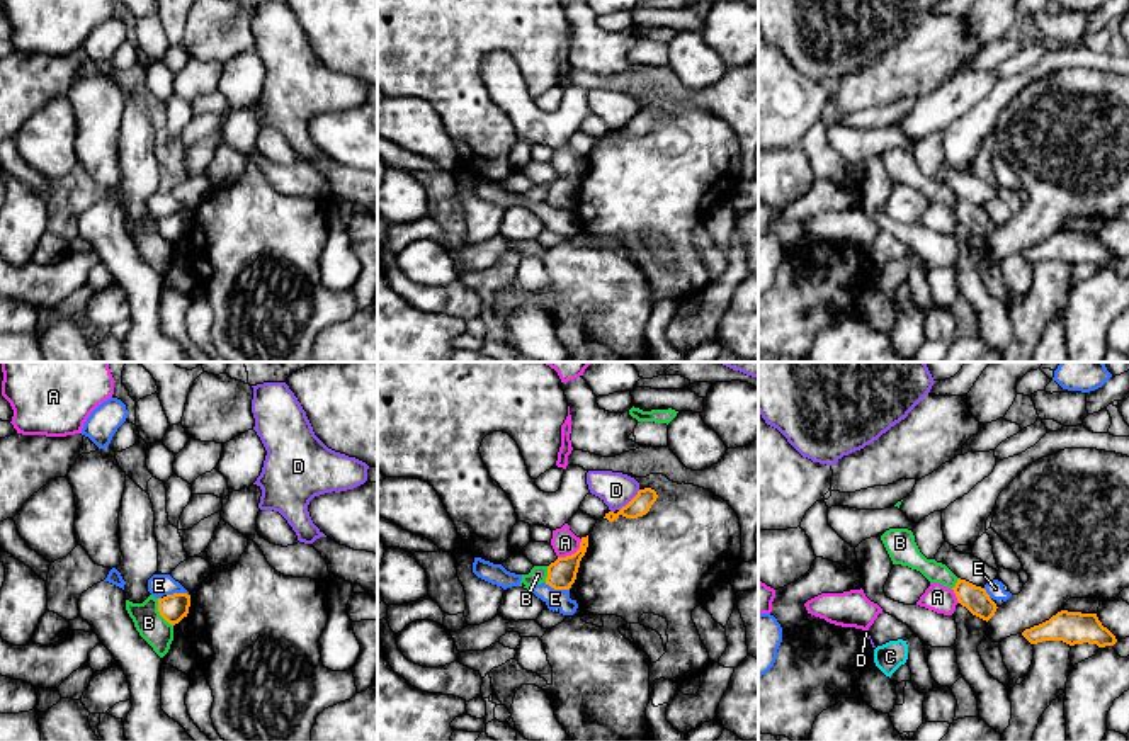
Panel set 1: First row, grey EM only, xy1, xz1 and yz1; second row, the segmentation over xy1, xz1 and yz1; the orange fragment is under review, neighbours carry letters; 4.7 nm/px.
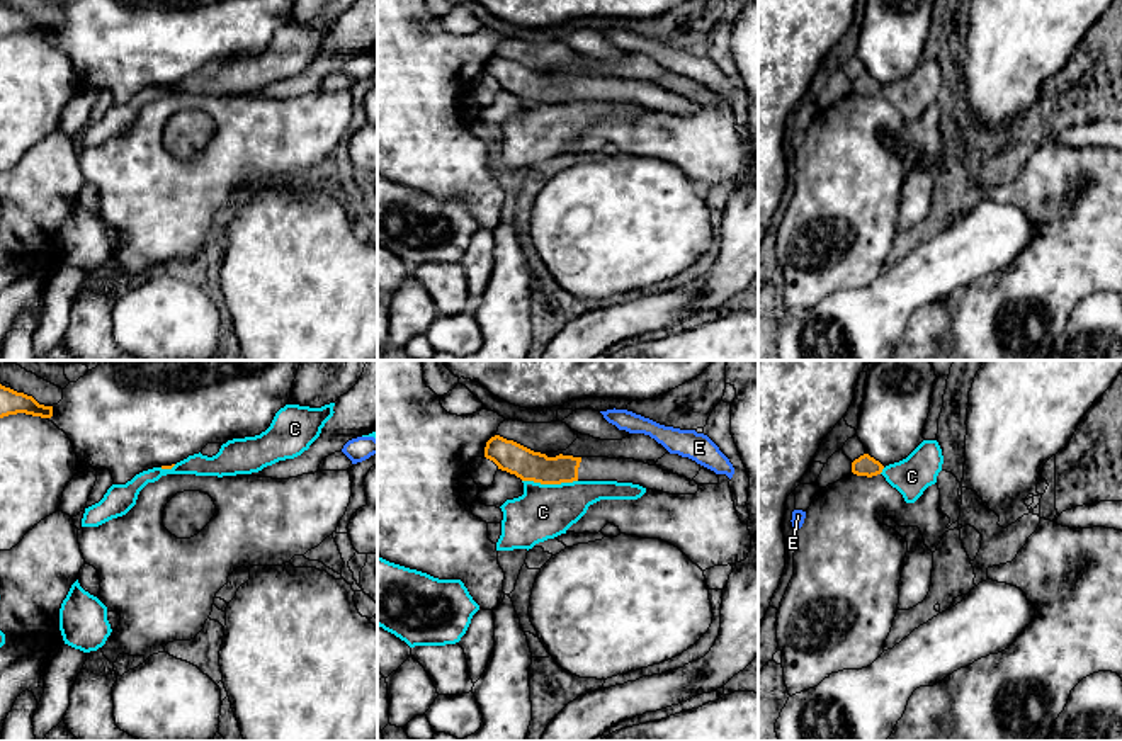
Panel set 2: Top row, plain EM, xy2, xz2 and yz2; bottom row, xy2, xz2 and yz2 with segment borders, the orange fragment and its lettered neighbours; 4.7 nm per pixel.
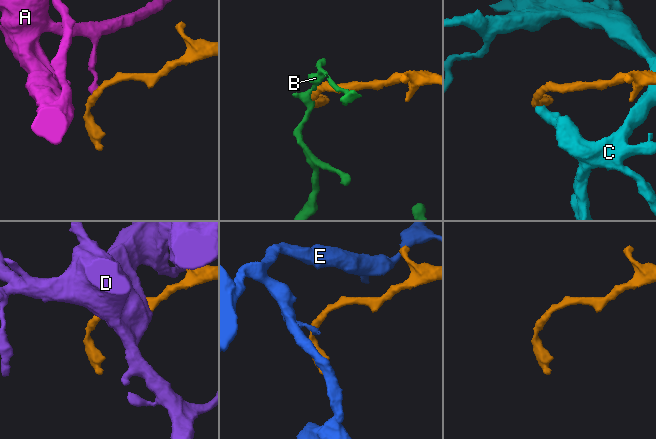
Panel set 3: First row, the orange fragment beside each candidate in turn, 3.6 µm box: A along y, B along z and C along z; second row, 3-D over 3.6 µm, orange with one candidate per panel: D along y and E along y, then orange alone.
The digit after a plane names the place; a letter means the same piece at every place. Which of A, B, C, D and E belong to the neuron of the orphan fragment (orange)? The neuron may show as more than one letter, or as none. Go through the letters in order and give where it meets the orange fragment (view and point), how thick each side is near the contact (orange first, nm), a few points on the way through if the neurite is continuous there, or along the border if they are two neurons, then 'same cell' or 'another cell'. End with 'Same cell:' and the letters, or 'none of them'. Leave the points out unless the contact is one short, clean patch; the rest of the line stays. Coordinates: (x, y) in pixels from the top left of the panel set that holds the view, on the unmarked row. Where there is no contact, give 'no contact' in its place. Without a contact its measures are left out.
A: contact xz1 (572, 174); calibres 140 and 120 nm; border xz1 (582, 158), (573, 172), (558, 177); another cell
B: contact xy1 (160, 231); calibres 130 and 140 nm; border xy1 (157, 218), (157, 228), (172, 245); another cell
C: contact xz2 (549, 102); calibres 150 and 260 nm; border xz2 (522, 99), (536, 102), (577, 101); another cell
D: contact xz1 (631, 119); calibres 100 and 160 nm; another cell
E: contact xz1 (556, 208); calibres 140 and 100 nm; border xz1 (544, 203), (568, 209); another cell
Same cell: none of them

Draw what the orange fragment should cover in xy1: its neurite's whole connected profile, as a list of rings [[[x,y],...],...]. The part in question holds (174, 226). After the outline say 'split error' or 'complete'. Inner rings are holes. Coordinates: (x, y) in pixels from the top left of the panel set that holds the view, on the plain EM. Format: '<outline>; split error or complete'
[[[173,212],[158,218],[158,231],[172,245],[179,243],[184,236],[187,236],[189,226],[190,214],[187,212]]]; complete

